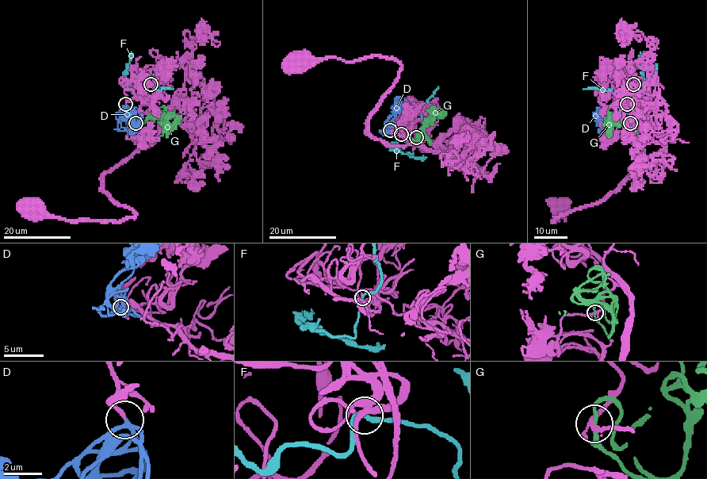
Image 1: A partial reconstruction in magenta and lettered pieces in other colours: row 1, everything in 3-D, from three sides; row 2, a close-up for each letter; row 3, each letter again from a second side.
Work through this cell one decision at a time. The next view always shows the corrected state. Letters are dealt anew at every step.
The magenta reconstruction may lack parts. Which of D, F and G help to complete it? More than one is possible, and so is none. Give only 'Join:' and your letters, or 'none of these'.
Join: D, G

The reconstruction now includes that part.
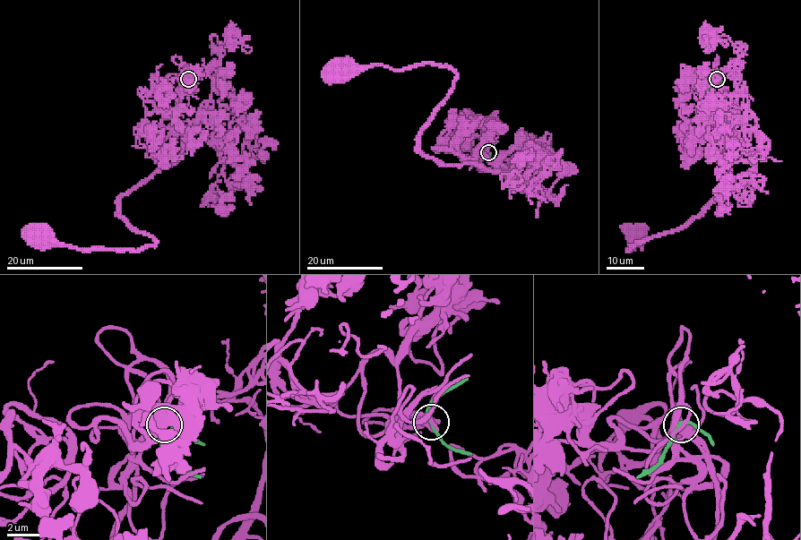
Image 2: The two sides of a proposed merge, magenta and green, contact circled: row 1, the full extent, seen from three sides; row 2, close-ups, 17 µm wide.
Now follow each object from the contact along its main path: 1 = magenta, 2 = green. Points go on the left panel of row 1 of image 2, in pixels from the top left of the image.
1: (188, 79), (171, 115), (183, 151), (120, 199), (120, 213), (156, 242), (130, 250), (73, 248), (33, 235)
2: (188, 79), (188, 86), (196, 91)

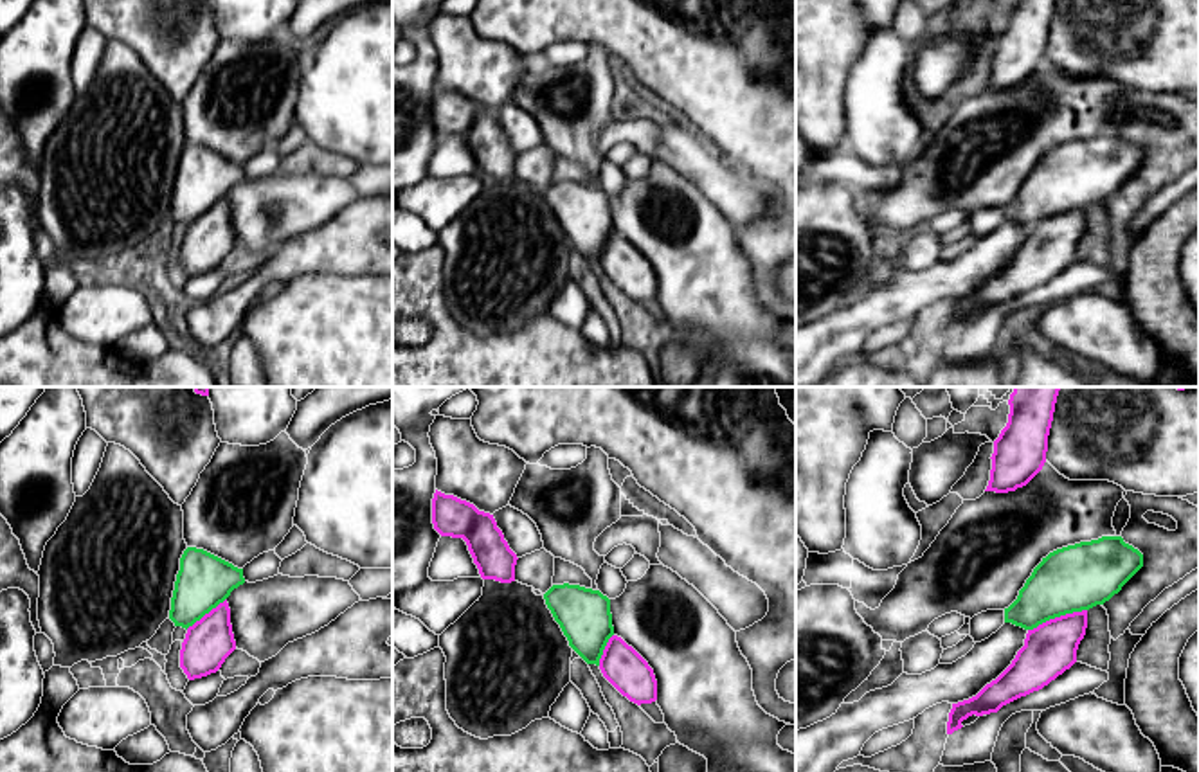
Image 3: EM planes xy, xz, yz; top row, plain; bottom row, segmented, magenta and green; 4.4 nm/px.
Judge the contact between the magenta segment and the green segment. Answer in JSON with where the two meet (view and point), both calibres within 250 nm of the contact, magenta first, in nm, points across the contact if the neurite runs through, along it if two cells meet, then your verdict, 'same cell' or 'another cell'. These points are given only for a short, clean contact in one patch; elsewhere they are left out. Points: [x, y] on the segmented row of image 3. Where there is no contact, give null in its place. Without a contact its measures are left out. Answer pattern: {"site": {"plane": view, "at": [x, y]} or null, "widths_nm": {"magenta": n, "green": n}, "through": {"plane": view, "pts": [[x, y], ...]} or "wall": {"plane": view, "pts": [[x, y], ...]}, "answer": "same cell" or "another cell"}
{"site": {"plane": "yz", "at": [1057, 618]}, "widths_nm": {"magenta": 240, "green": 300}, "answer": "same cell"}

